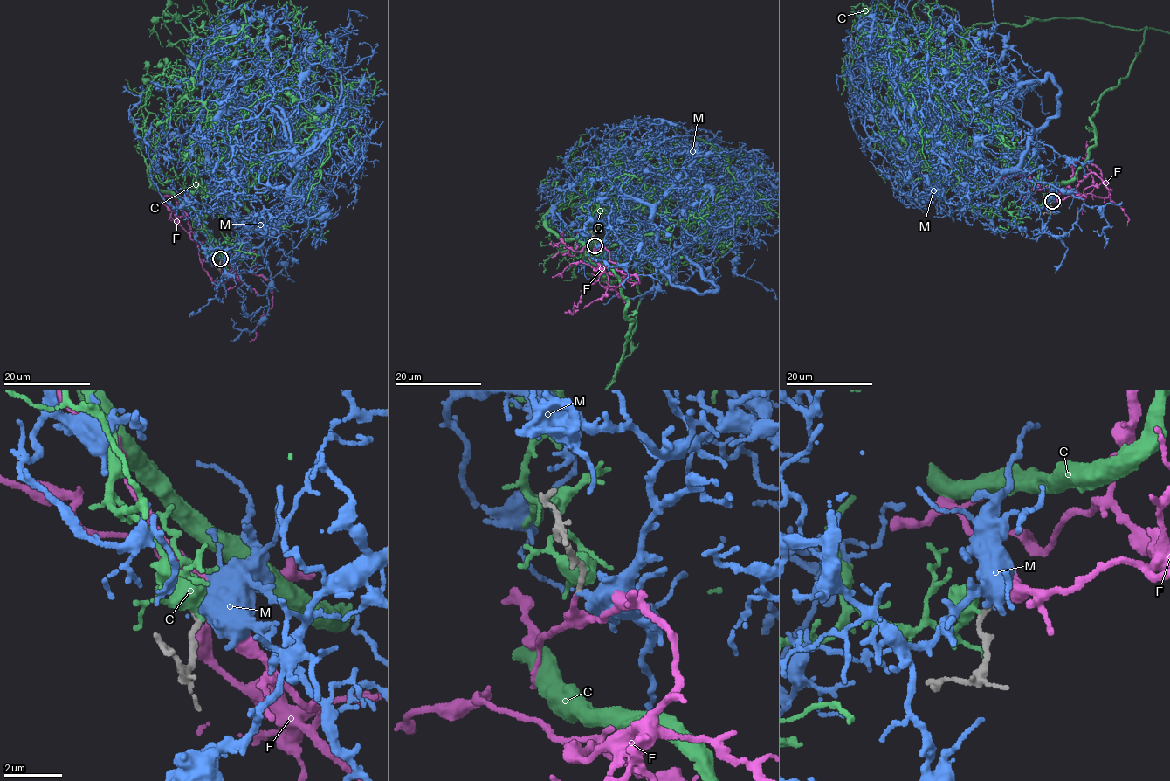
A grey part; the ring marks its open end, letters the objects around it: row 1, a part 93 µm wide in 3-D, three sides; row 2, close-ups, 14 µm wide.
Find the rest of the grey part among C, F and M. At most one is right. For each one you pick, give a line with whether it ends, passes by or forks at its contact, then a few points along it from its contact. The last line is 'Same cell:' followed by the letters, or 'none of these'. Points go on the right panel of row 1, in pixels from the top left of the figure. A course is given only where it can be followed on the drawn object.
F: it ends there; it runs (1052, 201), (1052, 195), (1062, 200), (1088, 193), (1101, 198), (1108, 196), (1101, 169), (1081, 157)
Same cell: F

